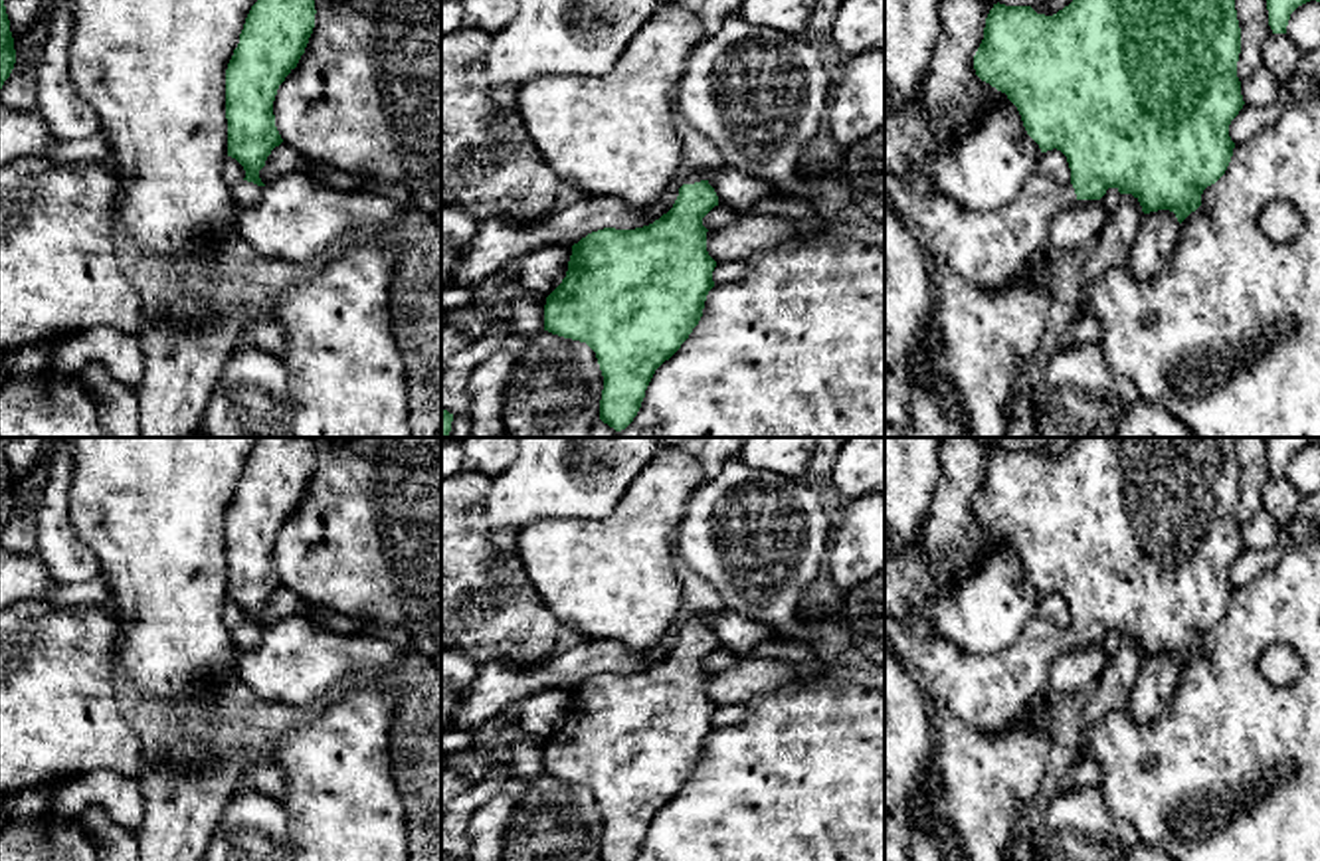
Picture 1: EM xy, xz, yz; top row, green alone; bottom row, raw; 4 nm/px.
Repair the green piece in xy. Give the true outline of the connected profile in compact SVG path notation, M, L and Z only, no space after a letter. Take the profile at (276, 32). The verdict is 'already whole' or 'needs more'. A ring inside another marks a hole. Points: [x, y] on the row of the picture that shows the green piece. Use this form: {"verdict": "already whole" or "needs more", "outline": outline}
{"verdict": "needs more", "outline": "M257 0L243 24L239 44L226 69L228 156L236 158L245 178L232 188L239 208L251 208L263 194L259 170L283 143L273 115L279 85L297 67L315 28L315 0Z"}

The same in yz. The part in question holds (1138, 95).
{"verdict": "needs more", "outline": "M1073 0L1053 16L1037 14L1031 6L997 2L986 18L984 40L974 55L976 75L1007 95L1041 152L1057 148L1067 156L1071 182L1059 184L1035 174L1023 182L1013 202L974 212L938 192L920 196L896 176L885 182L885 200L916 238L926 259L940 255L950 271L982 289L1013 281L1047 251L1049 224L1063 206L1100 200L1108 188L1132 194L1144 214L1170 210L1181 224L1201 206L1203 190L1215 184L1231 162L1235 143L1229 125L1245 105L1237 77L1239 53L1235 0Z"}

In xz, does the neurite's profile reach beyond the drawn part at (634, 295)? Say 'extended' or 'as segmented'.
extended

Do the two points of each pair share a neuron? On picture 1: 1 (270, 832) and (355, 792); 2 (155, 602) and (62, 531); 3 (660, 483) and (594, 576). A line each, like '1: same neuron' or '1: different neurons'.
1: different neurons
2: different neurons
3: same neuron

